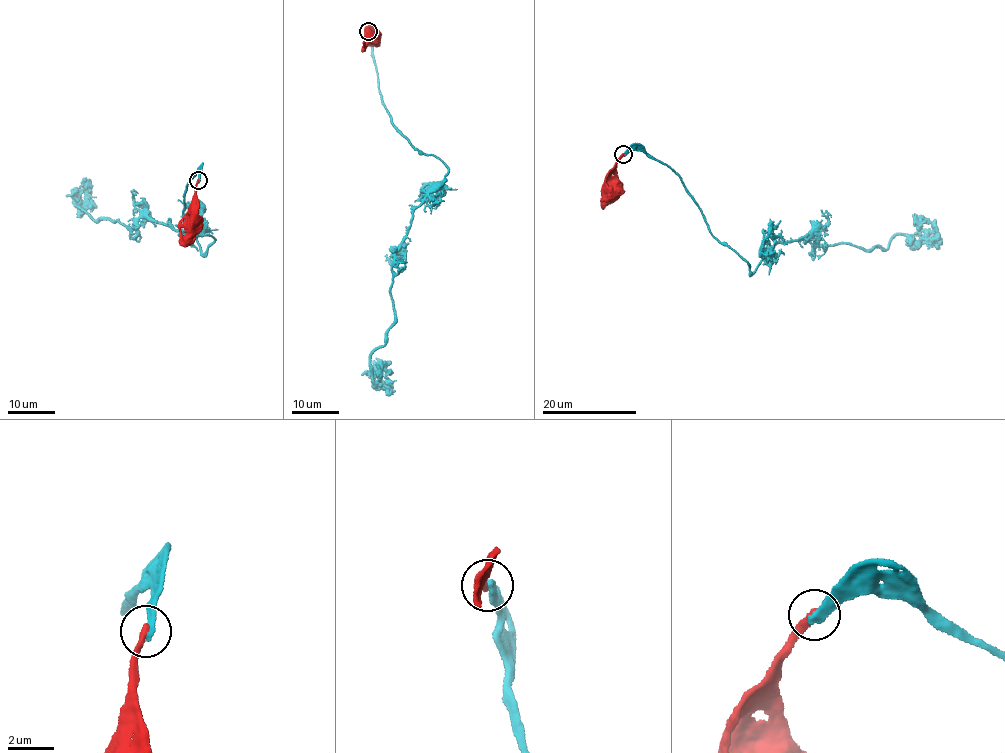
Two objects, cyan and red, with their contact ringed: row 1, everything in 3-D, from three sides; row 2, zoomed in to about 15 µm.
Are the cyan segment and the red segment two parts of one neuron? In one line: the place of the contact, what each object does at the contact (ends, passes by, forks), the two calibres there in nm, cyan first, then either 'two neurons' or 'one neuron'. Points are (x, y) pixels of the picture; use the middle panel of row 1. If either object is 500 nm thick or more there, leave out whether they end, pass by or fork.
place (368, 31); cyan ends; red ends; calibres 420 and 340 nm; one neuron

